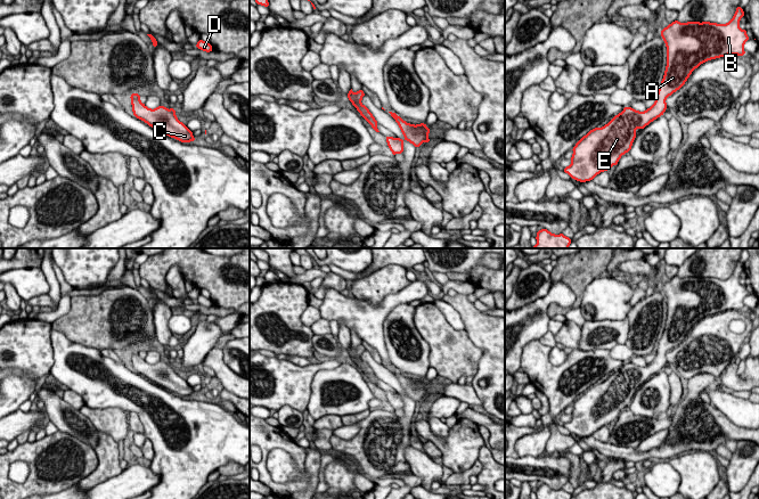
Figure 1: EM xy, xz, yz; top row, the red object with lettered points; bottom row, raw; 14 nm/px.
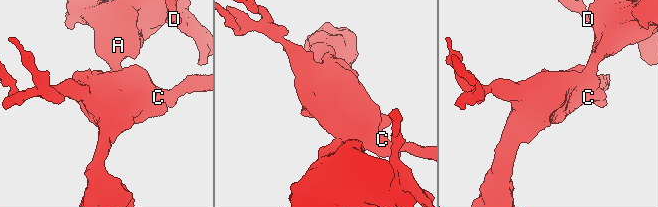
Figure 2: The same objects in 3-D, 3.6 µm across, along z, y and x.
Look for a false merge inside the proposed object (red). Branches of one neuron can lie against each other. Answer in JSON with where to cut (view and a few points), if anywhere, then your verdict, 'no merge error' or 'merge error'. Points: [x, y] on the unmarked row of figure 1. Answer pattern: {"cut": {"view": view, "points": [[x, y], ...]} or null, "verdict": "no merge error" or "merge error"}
{"cut": null, "verdict": "no merge error"}

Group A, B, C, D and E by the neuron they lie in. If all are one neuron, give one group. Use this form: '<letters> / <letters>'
A B C D E

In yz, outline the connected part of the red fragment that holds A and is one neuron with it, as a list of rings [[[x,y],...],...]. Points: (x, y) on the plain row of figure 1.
[[[740,261],[727,279],[717,279],[710,277],[672,277],[661,286],[661,292],[667,301],[667,321],[661,340],[655,351],[655,358],[645,367],[638,367],[631,362],[625,362],[623,366],[604,382],[595,383],[583,391],[572,403],[573,410],[571,419],[564,423],[564,427],[572,434],[580,437],[593,435],[598,428],[607,426],[611,422],[617,420],[620,412],[629,408],[636,393],[636,384],[642,385],[651,377],[663,370],[666,354],[679,345],[692,327],[704,317],[725,312],[727,310],[744,311],[744,298],[750,294],[745,285],[740,284],[740,275],[744,271],[743,263]]]

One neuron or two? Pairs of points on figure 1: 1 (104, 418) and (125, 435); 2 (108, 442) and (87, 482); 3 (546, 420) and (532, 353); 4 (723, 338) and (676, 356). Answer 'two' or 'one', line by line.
1: one
2: one
3: one
4: one

